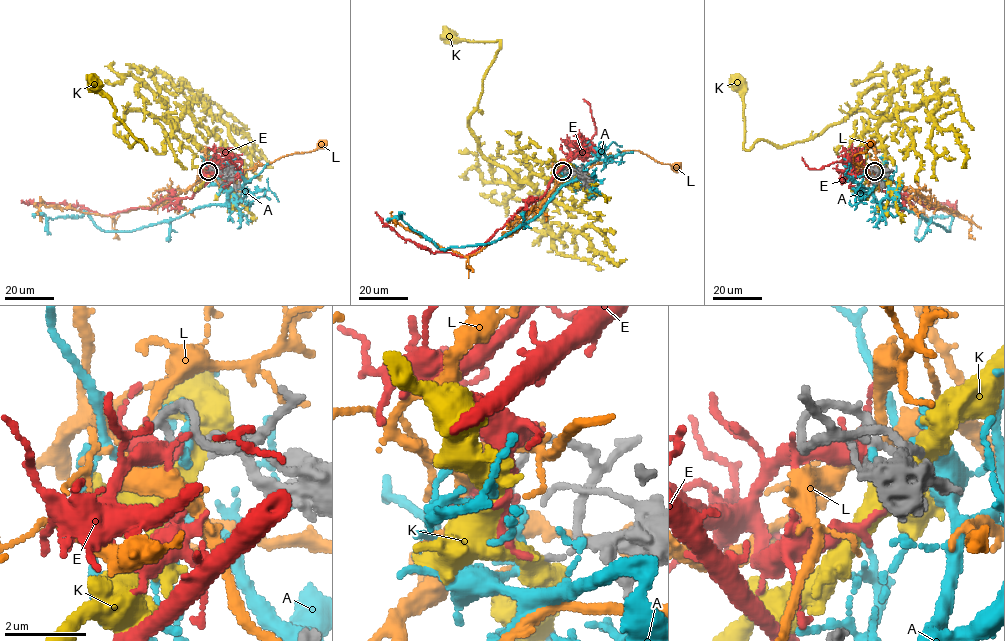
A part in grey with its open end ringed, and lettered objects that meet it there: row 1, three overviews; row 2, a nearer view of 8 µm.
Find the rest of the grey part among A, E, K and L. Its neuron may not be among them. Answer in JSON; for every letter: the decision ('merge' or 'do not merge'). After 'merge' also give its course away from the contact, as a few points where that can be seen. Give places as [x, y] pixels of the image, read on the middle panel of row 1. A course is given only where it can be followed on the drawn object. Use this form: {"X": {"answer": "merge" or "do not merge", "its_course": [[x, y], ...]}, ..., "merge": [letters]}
{"A": {"answer": "do not merge"}, "E": {"answer": "do not merge"}, "K": {"answer": "do not merge"}, "L": {"answer": "do not merge"}, "merge": []}

